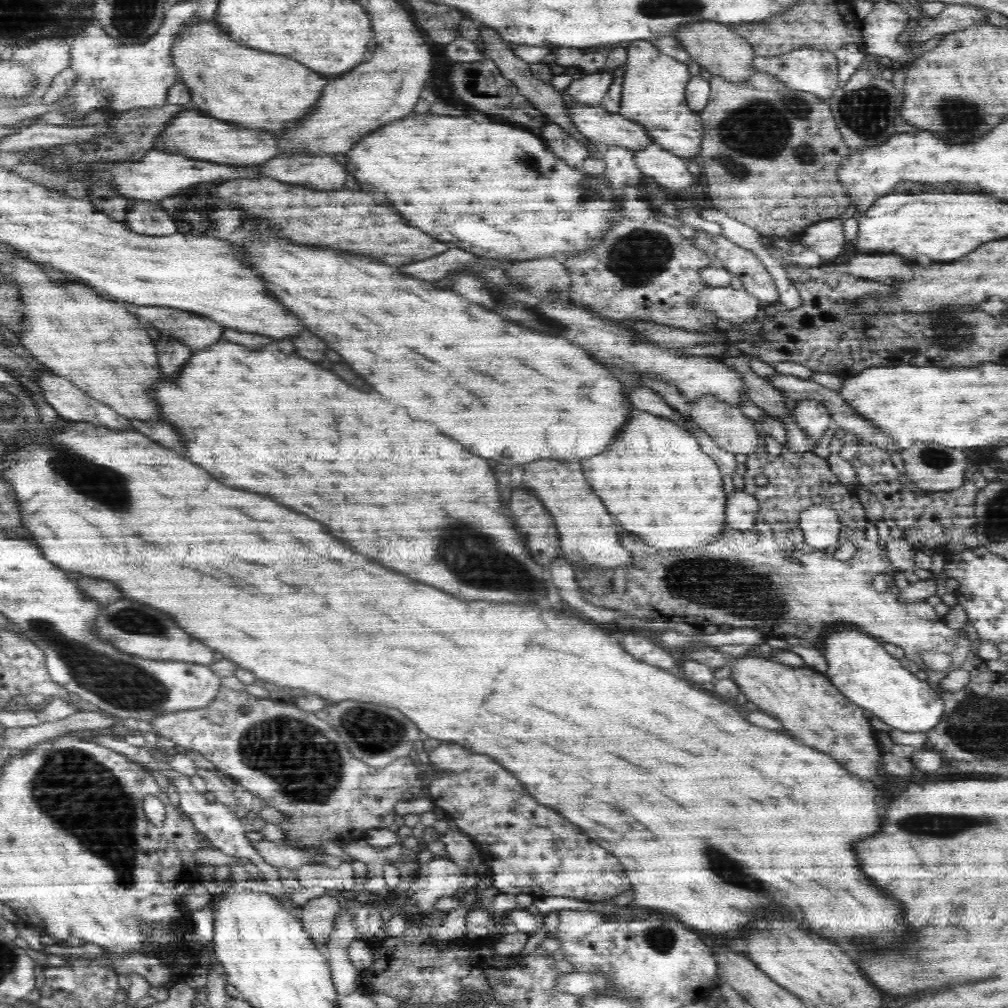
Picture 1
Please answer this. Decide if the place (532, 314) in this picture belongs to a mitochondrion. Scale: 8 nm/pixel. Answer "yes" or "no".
yes

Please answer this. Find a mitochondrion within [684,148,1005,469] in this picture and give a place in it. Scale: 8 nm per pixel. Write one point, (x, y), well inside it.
(952, 328)

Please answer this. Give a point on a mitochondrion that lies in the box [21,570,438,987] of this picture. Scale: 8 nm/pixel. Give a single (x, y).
(80, 795)

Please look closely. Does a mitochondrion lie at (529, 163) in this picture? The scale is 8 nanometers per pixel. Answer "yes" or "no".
yes

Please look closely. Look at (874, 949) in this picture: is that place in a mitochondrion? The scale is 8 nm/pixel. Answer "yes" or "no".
no

